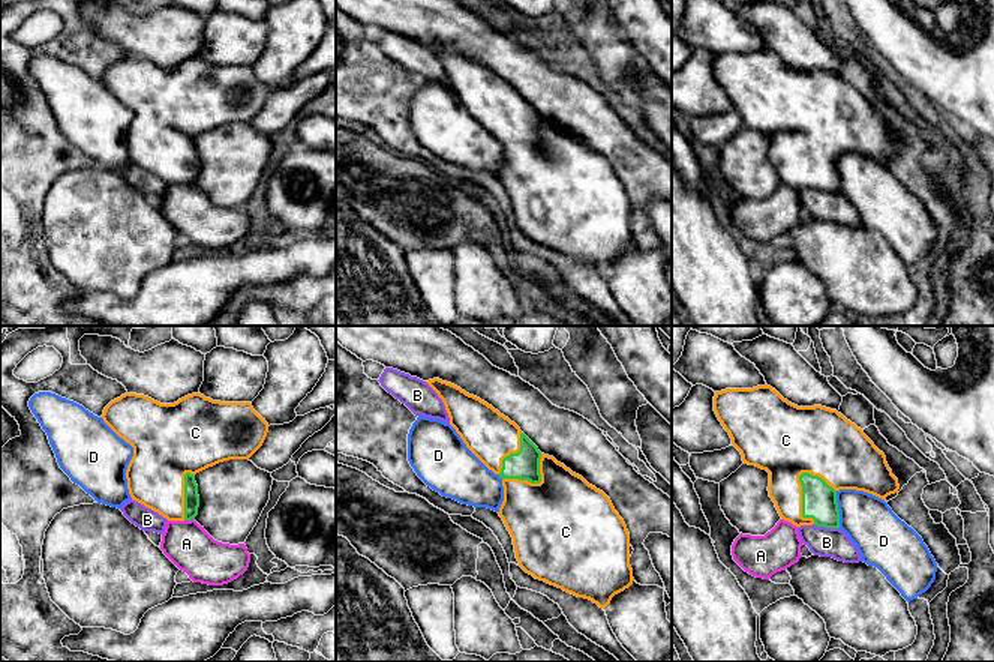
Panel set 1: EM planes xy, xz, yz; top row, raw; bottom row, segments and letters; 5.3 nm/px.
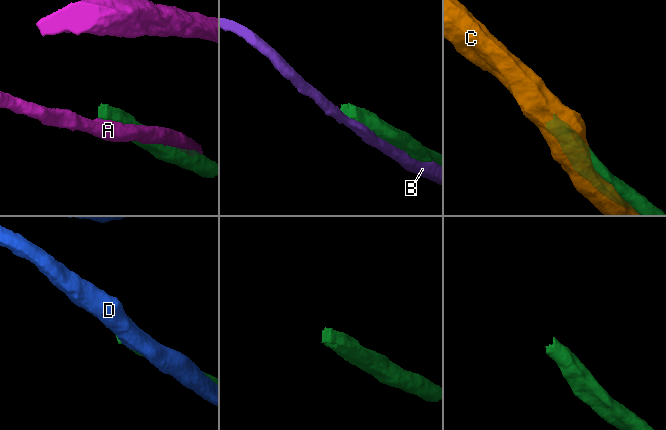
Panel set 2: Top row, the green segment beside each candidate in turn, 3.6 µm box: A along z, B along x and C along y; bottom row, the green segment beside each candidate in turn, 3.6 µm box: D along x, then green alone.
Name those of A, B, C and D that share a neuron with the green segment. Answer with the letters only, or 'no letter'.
C

